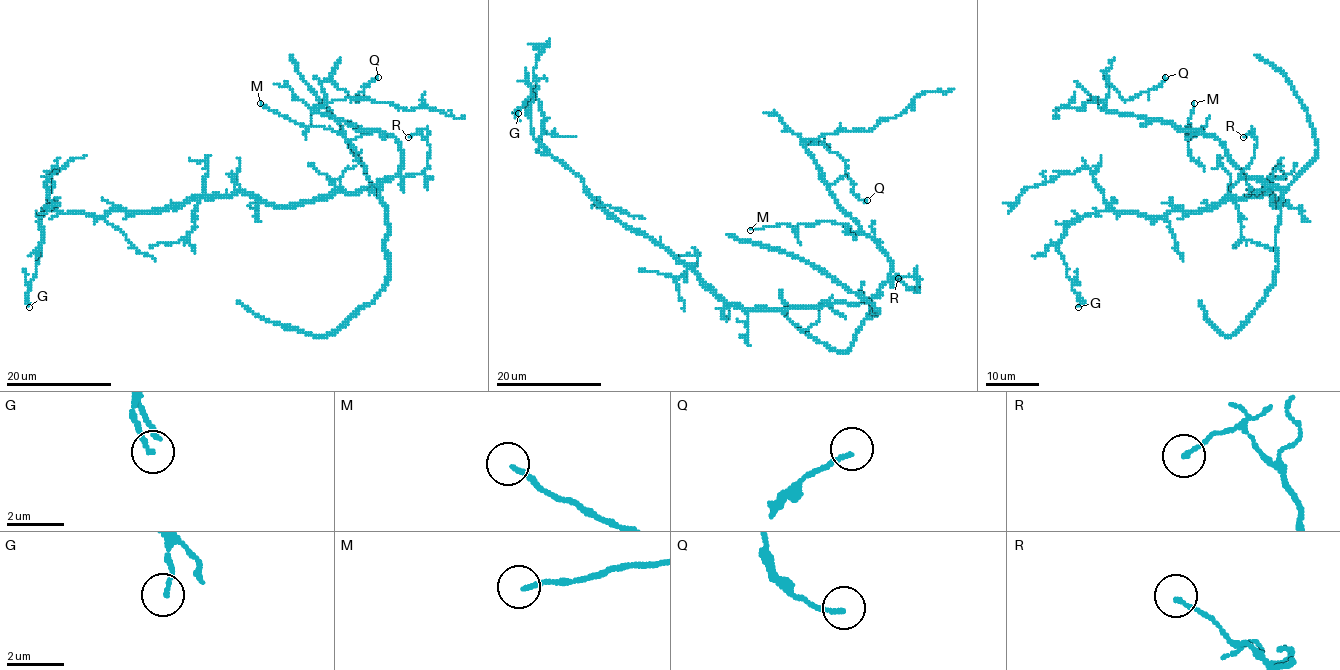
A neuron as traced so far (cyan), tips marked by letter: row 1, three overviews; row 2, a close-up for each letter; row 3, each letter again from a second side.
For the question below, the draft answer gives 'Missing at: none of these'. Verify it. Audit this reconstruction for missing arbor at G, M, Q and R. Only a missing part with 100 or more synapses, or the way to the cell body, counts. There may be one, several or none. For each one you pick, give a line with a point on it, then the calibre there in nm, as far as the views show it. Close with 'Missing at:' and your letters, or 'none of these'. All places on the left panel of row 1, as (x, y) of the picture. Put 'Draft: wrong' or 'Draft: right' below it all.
Missing at: none of these
Draft: right

